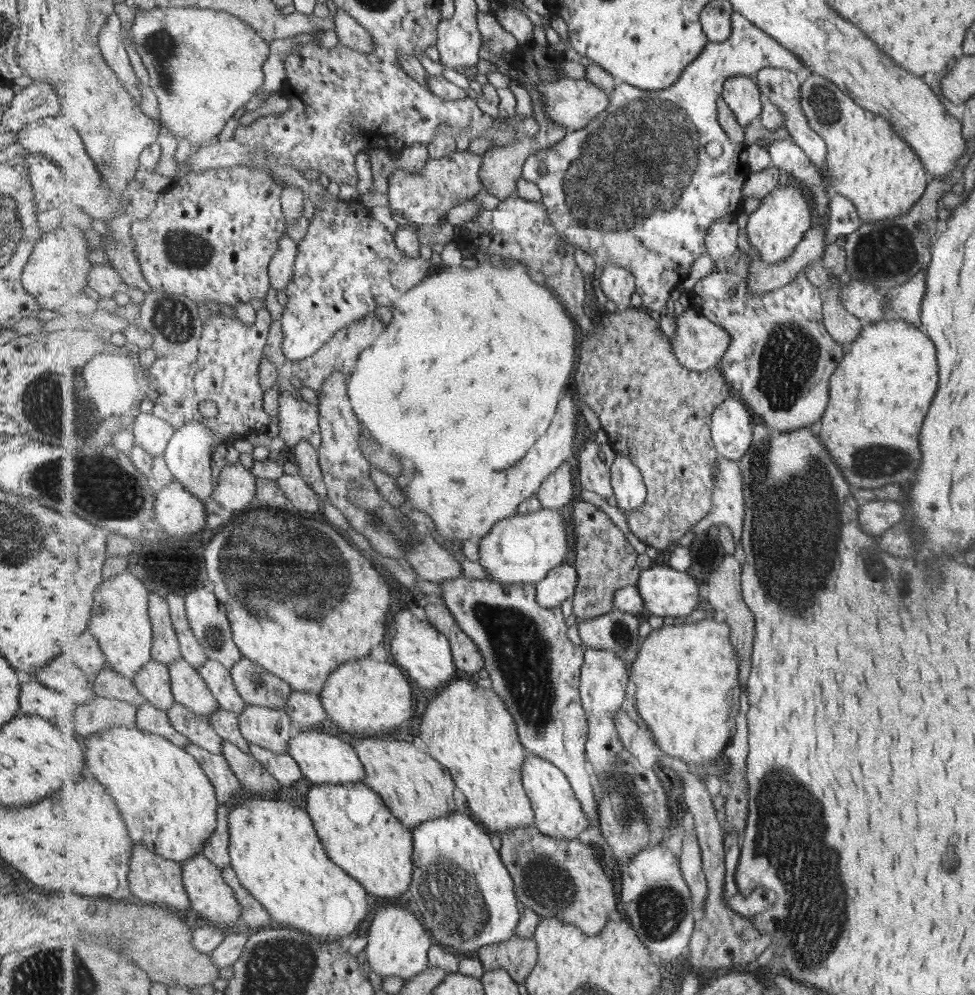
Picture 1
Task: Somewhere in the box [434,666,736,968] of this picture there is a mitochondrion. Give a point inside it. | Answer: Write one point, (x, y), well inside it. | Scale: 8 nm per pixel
(660, 911)

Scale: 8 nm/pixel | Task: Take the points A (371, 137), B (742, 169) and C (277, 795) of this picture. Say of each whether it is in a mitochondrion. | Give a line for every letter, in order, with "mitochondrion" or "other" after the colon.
A: other
B: other
C: other

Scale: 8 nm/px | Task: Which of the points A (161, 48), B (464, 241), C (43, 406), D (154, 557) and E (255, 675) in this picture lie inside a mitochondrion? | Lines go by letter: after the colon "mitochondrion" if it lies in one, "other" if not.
A: mitochondrion
B: other
C: mitochondrion
D: other
E: mitochondrion

